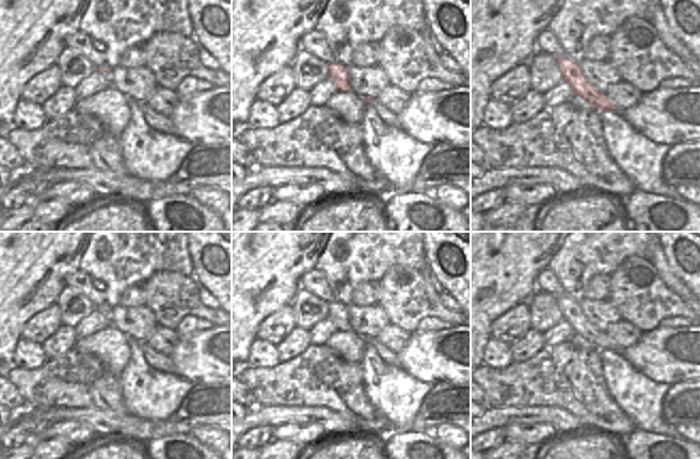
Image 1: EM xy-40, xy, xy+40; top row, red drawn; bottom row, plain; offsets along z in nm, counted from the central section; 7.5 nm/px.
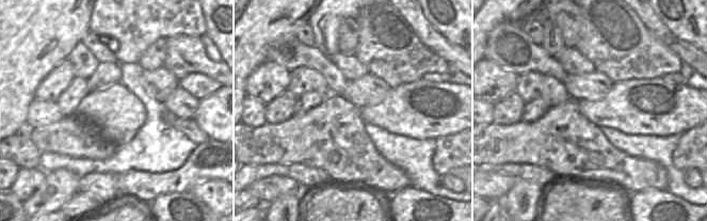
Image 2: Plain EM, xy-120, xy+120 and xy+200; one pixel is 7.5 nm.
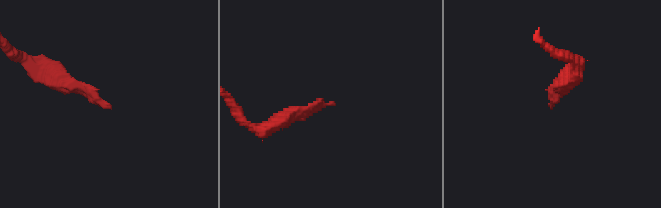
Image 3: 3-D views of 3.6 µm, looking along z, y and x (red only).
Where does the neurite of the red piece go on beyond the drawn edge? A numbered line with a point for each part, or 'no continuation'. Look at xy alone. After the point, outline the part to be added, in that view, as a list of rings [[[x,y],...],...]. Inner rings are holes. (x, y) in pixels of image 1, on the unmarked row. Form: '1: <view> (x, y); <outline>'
1: xy (391, 358); [[[372,339],[372,344],[377,349],[377,353],[385,363],[393,367],[400,368],[397,353],[393,352],[392,350],[380,344],[377,339]]]

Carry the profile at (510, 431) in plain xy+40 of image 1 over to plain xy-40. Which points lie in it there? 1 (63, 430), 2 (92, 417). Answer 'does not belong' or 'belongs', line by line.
1: belongs
2: does not belong

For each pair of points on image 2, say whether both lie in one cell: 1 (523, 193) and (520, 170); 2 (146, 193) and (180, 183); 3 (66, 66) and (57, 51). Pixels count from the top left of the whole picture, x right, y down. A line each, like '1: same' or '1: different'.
1: different
2: same
3: different

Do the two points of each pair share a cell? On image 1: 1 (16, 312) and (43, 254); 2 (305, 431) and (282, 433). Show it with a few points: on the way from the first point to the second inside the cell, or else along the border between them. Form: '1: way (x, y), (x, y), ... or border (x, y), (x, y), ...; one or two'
1: way (16, 298), (16, 284), (30, 268); one
2: way (300, 431), (287, 431); one

